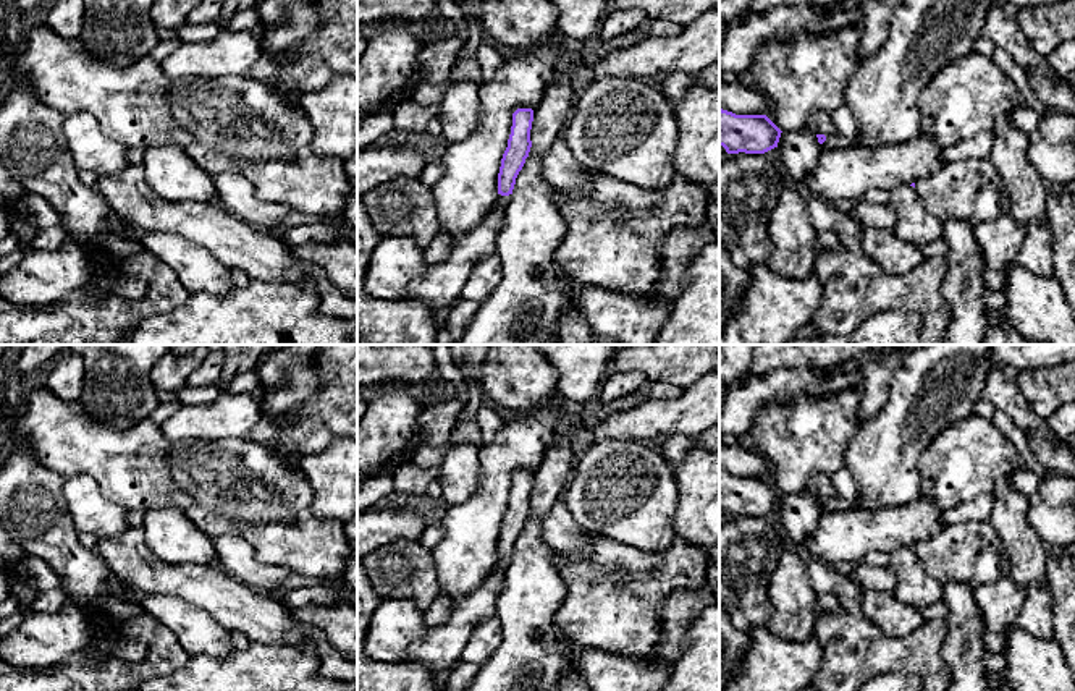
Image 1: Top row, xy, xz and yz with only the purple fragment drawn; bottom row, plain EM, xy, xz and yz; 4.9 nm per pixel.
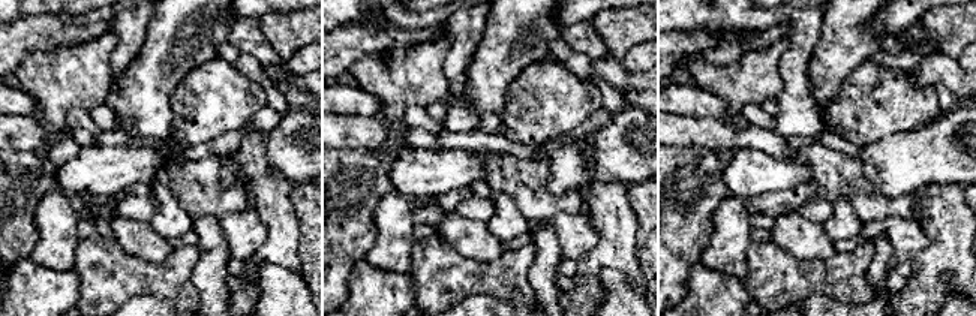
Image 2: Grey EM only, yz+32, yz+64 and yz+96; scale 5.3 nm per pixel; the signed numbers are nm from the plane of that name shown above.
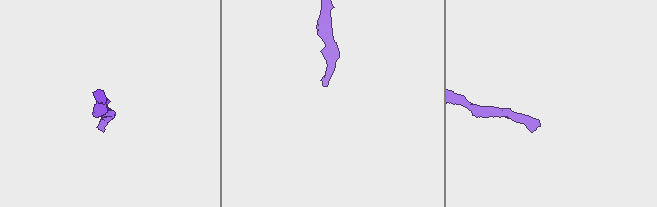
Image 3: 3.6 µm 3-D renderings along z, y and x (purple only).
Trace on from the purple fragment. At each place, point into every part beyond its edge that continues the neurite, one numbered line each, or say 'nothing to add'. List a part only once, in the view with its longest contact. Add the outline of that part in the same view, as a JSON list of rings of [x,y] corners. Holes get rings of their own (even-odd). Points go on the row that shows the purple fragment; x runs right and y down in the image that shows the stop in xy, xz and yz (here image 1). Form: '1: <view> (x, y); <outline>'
1: xz (438, 287); [[[498,194],[482,223],[451,244],[451,256],[427,267],[417,280],[409,283],[409,296],[404,301],[420,304],[443,319],[461,298],[475,262],[496,254],[495,236],[503,228],[509,199],[511,194]]]

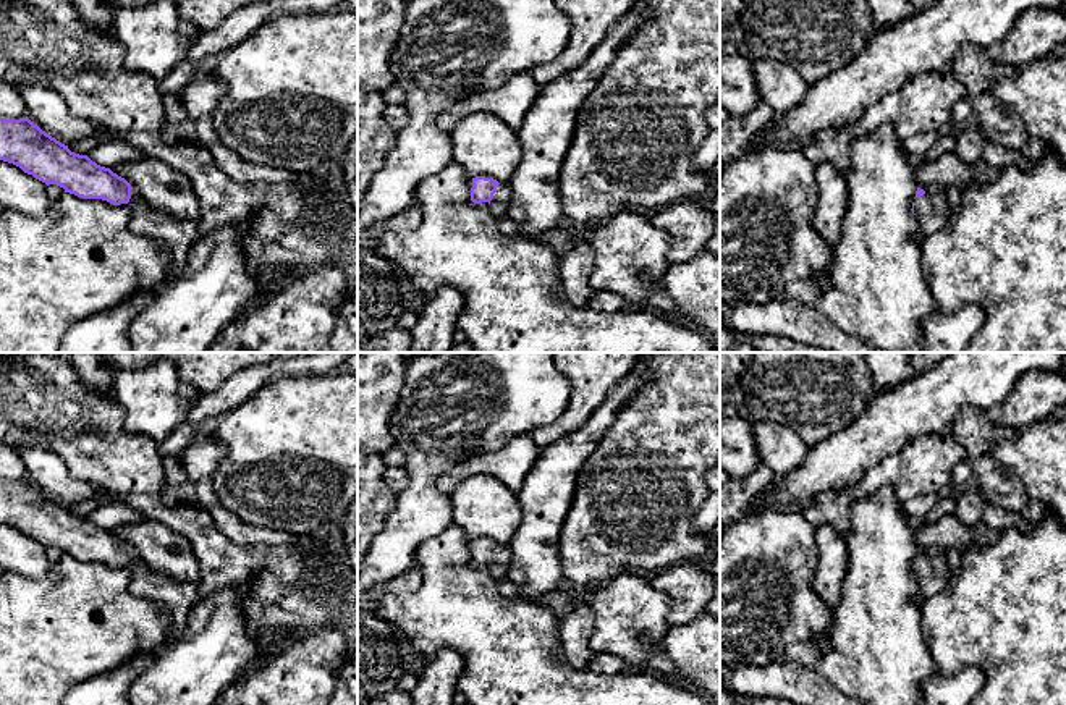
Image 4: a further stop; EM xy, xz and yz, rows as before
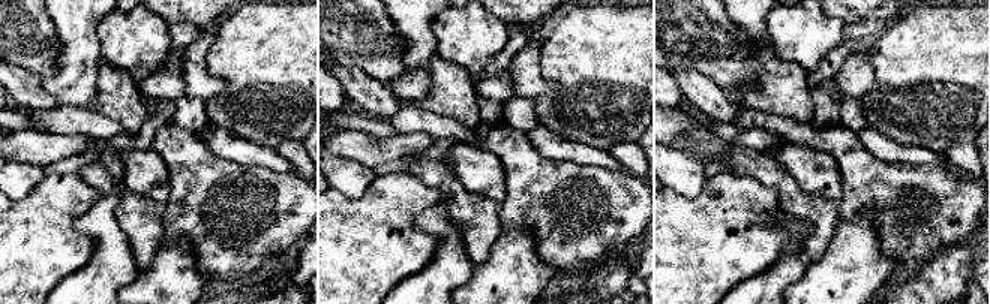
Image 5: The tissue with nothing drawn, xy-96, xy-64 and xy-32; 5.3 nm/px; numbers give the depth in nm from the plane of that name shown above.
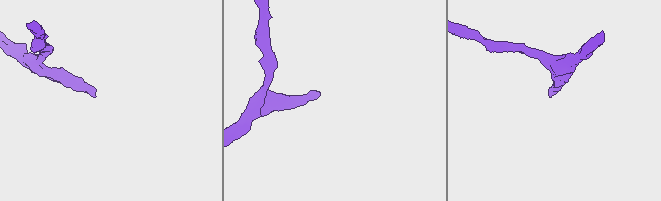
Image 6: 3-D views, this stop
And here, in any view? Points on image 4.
1: xz (499, 204); [[[500,183],[493,199],[490,201],[490,209],[497,218],[508,217],[508,202],[510,202],[510,184]]]

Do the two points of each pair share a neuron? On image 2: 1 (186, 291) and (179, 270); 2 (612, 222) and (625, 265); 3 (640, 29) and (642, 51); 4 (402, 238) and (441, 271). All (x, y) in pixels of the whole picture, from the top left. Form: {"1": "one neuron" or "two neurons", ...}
{"1": "one neuron", "2": "one neuron", "3": "two neurons", "4": "two neurons"}

